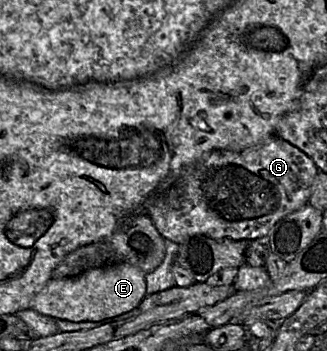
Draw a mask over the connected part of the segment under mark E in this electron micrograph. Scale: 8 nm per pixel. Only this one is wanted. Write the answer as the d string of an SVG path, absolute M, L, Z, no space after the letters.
M121 263L84 271L78 276L51 279L34 297L31 309L54 319L97 322L139 307L146 296L145 275L139 268Z

